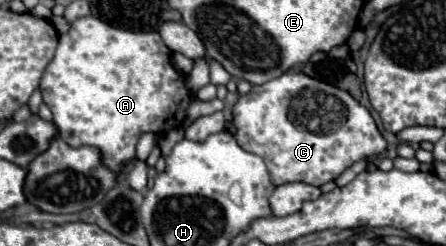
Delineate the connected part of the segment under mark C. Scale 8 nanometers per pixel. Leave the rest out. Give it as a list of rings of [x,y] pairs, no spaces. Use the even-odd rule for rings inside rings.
[[[296,71],[282,73],[280,77],[270,79],[262,85],[252,85],[250,93],[240,95],[232,113],[238,145],[264,159],[274,185],[302,181],[320,187],[328,181],[334,181],[352,163],[364,157],[382,155],[386,149],[386,141],[380,135],[370,111],[362,107],[348,91]]]

